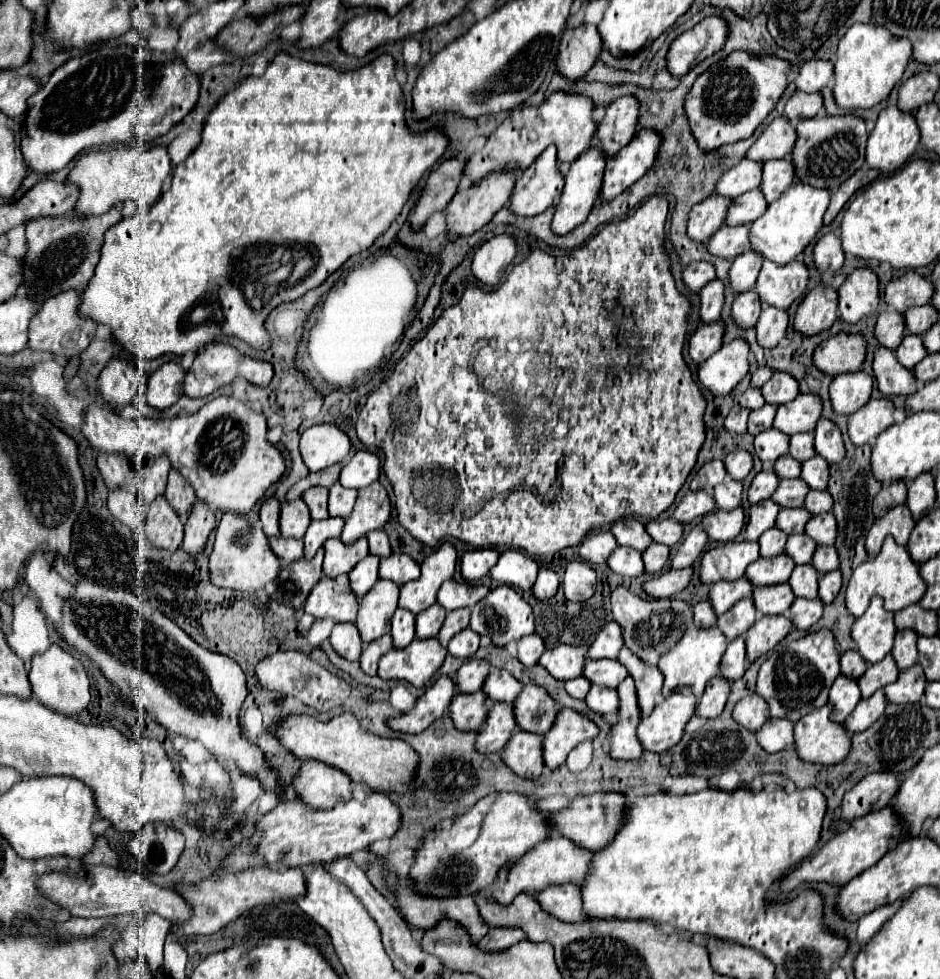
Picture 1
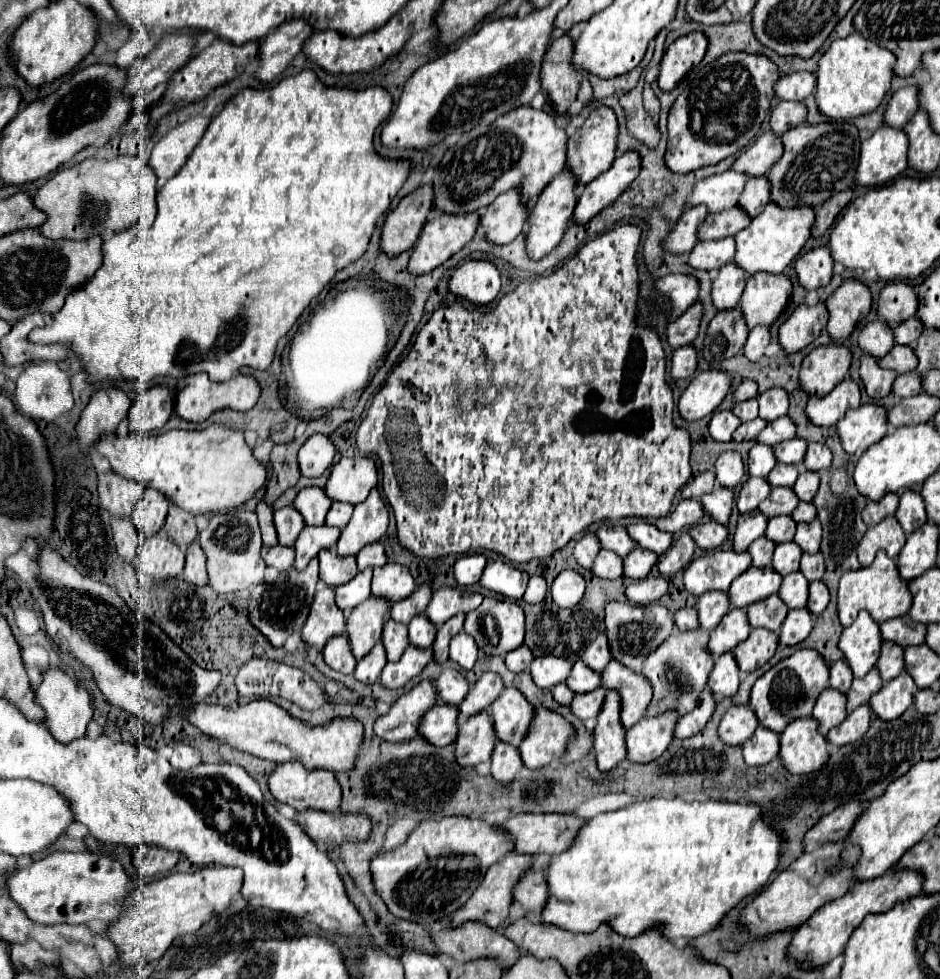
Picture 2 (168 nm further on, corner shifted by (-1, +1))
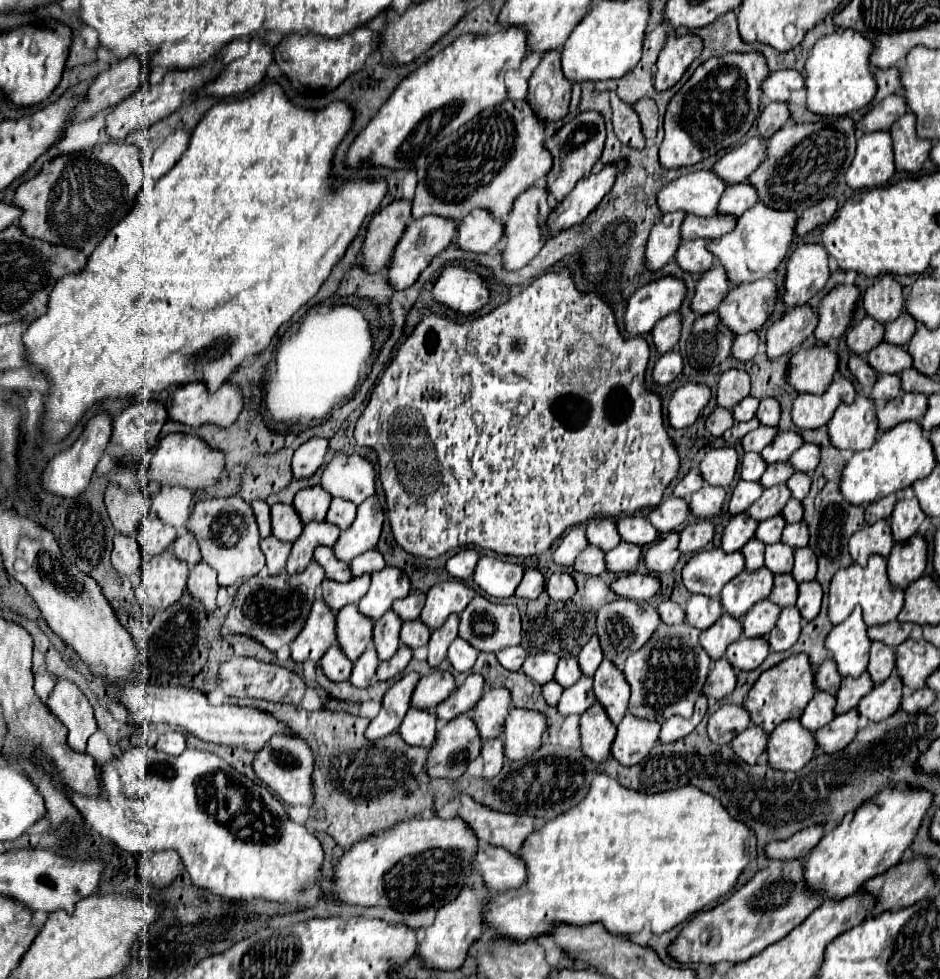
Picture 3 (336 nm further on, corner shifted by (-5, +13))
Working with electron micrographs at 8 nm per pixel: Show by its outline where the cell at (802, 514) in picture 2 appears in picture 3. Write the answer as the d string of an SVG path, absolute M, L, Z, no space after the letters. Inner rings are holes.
M790 498L790 500L788 500L788 504L784 506L782 514L786 516L786 522L788 522L788 524L790 524L790 522L800 522L800 520L804 518L804 508L802 508L802 502L798 502L798 500Z

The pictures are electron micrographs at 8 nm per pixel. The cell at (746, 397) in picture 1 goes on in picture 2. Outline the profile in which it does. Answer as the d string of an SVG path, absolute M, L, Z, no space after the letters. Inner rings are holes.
M752 398L752 400L746 400L746 402L740 402L732 408L732 414L738 416L742 422L750 422L754 418L758 418L758 400Z

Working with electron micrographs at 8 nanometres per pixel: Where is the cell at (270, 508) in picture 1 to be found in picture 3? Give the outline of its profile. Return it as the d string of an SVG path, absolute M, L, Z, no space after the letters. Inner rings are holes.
M254 500L252 502L252 510L256 514L258 520L258 528L260 528L260 536L266 538L272 534L272 526L270 526L270 506L264 500Z

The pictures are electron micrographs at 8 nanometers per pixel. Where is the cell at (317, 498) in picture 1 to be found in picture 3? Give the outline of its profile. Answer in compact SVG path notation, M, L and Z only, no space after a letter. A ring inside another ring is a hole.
M312 486L312 488L300 490L294 496L294 508L300 514L302 522L312 522L312 520L322 522L326 518L330 500L332 496L322 486Z

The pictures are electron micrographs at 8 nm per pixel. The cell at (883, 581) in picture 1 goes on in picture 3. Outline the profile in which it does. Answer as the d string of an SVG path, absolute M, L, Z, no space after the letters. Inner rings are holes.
M872 554L866 568L852 564L850 568L842 568L842 572L834 574L834 580L830 582L830 602L828 602L828 616L832 624L844 622L854 606L862 606L862 614L868 626L874 624L886 624L890 620L896 620L904 606L904 590L892 588L888 580L888 562L880 554Z

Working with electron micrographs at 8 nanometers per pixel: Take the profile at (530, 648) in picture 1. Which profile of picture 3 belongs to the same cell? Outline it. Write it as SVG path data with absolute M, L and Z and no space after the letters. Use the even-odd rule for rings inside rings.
M520 644L514 646L514 648L504 648L502 652L498 652L498 662L506 670L512 670L512 672L516 672L516 670L522 668L524 658L526 658L526 652L524 652L524 648Z

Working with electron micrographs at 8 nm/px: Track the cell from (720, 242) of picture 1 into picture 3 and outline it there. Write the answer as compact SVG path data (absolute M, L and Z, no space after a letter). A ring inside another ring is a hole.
M706 238L682 242L674 258L676 258L676 262L684 268L684 272L704 274L704 272L706 272L708 268L712 268L714 262L716 262L714 254L708 250L710 244L712 244L712 240L706 240Z

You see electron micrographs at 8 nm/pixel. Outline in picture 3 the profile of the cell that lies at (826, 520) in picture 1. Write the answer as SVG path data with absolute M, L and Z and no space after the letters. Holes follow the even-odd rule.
M804 520L796 522L796 524L788 524L784 528L782 542L790 544L794 548L800 548L800 546L808 546L808 540L810 540L810 534L808 534L808 524Z

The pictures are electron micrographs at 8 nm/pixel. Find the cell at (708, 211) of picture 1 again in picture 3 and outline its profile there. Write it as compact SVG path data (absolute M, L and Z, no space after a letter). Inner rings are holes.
M668 212L654 224L646 244L646 262L650 270L662 268L668 260L674 258L674 252L682 242L680 228L684 218L686 212Z

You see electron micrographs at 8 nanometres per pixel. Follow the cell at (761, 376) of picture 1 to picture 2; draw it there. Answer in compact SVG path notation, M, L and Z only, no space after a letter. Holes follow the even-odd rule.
M744 380L736 386L732 396L734 396L734 402L744 402L744 400L756 398L756 392L758 392L758 384L752 382L752 380Z

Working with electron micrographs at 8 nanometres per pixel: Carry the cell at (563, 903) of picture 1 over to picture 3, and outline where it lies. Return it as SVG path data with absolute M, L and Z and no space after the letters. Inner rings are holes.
M480 842L474 868L482 872L486 886L496 892L520 888L528 876L526 864L518 854L512 854L506 848L490 846L488 842Z

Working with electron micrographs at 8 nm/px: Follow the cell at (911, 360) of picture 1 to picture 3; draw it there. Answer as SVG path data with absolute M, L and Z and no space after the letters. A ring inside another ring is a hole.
M882 342L874 350L870 350L868 362L878 374L898 374L906 368L912 368L910 352L904 346L888 342Z

